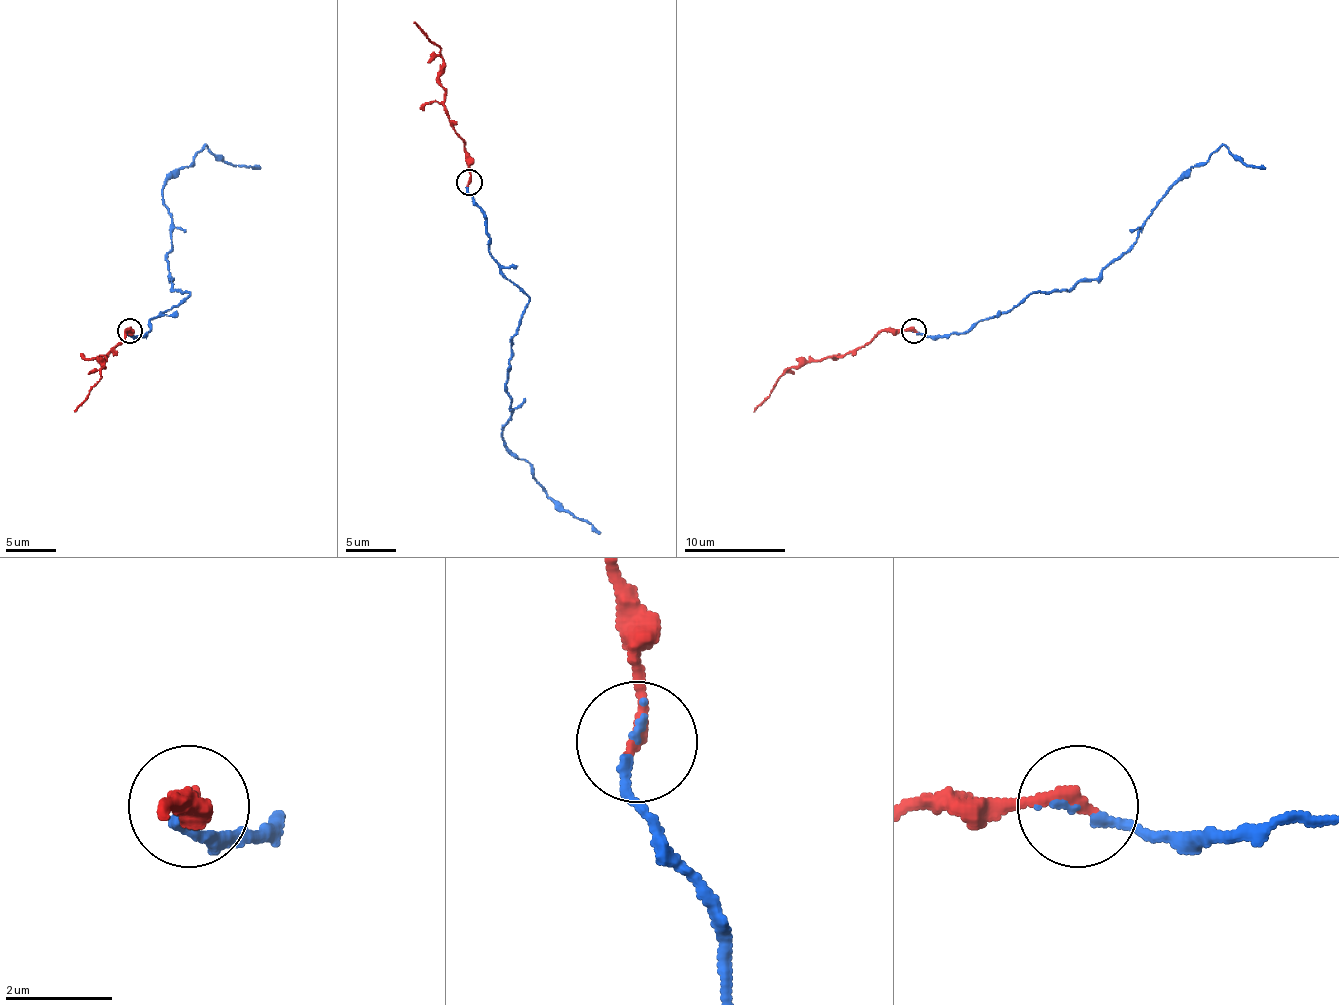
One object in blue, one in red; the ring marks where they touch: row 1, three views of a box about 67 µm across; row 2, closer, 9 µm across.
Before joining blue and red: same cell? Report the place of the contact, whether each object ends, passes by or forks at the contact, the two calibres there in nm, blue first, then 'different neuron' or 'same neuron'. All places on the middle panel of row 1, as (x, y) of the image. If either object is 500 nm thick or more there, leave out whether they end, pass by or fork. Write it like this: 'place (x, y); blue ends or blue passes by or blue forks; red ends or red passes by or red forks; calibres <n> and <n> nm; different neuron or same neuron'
place (469, 182); blue ends; red ends; calibres 170 and 240 nm; same neuron

